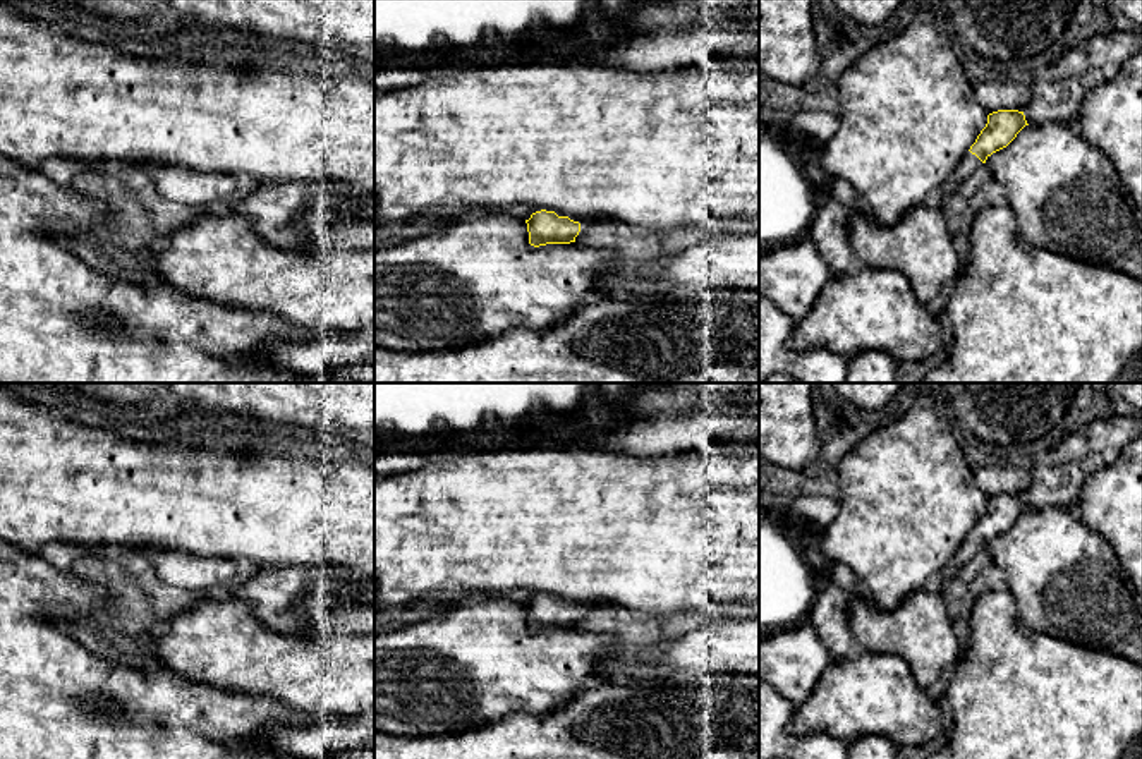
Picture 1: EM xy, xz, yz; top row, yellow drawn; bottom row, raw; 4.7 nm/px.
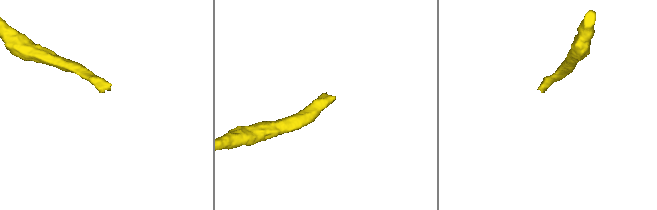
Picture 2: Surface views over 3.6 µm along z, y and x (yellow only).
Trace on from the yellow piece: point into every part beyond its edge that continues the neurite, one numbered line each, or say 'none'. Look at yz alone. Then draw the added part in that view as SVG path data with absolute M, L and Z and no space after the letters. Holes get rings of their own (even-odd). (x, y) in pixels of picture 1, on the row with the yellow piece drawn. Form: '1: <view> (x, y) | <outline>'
1: yz (969, 163) | M967 151L967 155L960 160L957 168L948 175L948 179L941 185L943 196L953 194L963 184L963 180L972 175L981 165L982 161L975 155Z

